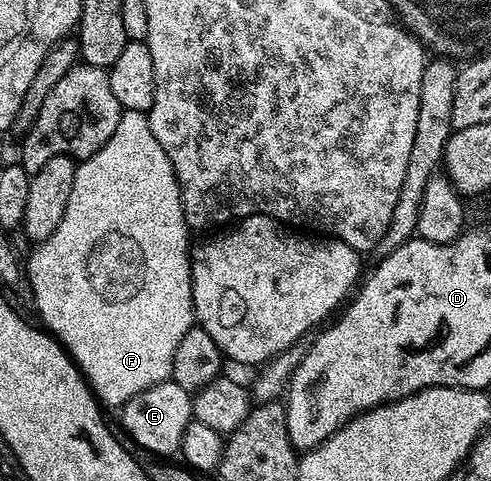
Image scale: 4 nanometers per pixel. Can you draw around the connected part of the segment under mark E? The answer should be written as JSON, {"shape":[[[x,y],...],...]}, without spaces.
{"shape":[[[169,379],[152,385],[148,390],[136,394],[126,404],[121,405],[122,428],[131,436],[134,444],[144,446],[148,454],[158,458],[170,458],[179,451],[184,438],[184,430],[194,415],[191,393],[184,390],[175,380]]]}

